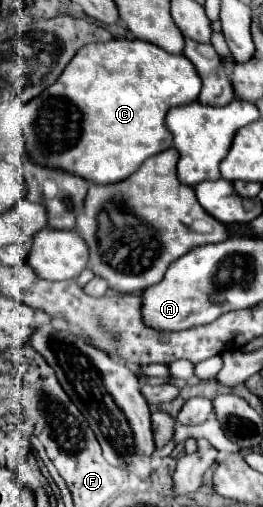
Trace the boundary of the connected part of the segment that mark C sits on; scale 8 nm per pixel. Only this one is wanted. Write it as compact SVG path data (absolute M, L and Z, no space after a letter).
M110 40L104 44L86 44L68 62L60 78L48 86L42 94L24 104L24 124L22 132L26 138L26 156L52 170L62 170L88 180L90 184L116 184L134 174L138 166L172 146L172 134L164 126L166 112L174 106L190 104L198 98L202 88L200 76L194 64L178 54L168 54L166 50L144 42L144 40Z

